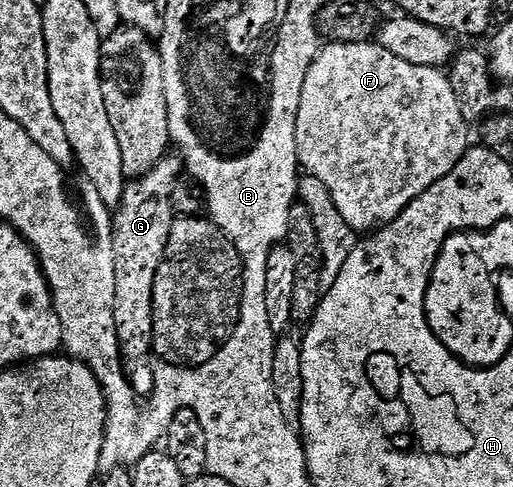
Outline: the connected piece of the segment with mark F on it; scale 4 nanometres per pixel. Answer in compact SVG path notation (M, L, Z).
M368 42L366 44L328 43L326 46L320 47L319 53L315 55L314 62L309 66L309 74L305 74L305 86L301 89L301 110L297 110L297 154L299 155L299 166L304 173L321 178L321 182L325 182L325 190L329 190L329 194L333 194L333 202L337 206L337 210L341 210L341 218L345 218L345 222L349 222L349 226L355 233L371 234L382 228L384 224L393 223L409 206L409 202L413 202L425 190L429 190L429 186L433 186L441 178L445 178L445 174L449 174L449 170L453 170L453 166L457 166L457 162L461 162L461 158L466 154L469 147L467 128L469 128L469 122L465 118L461 102L453 90L451 77L446 71L430 68L429 66L413 66L413 62L405 62L405 58L397 58L397 54L391 54L389 50L385 50L377 42Z

